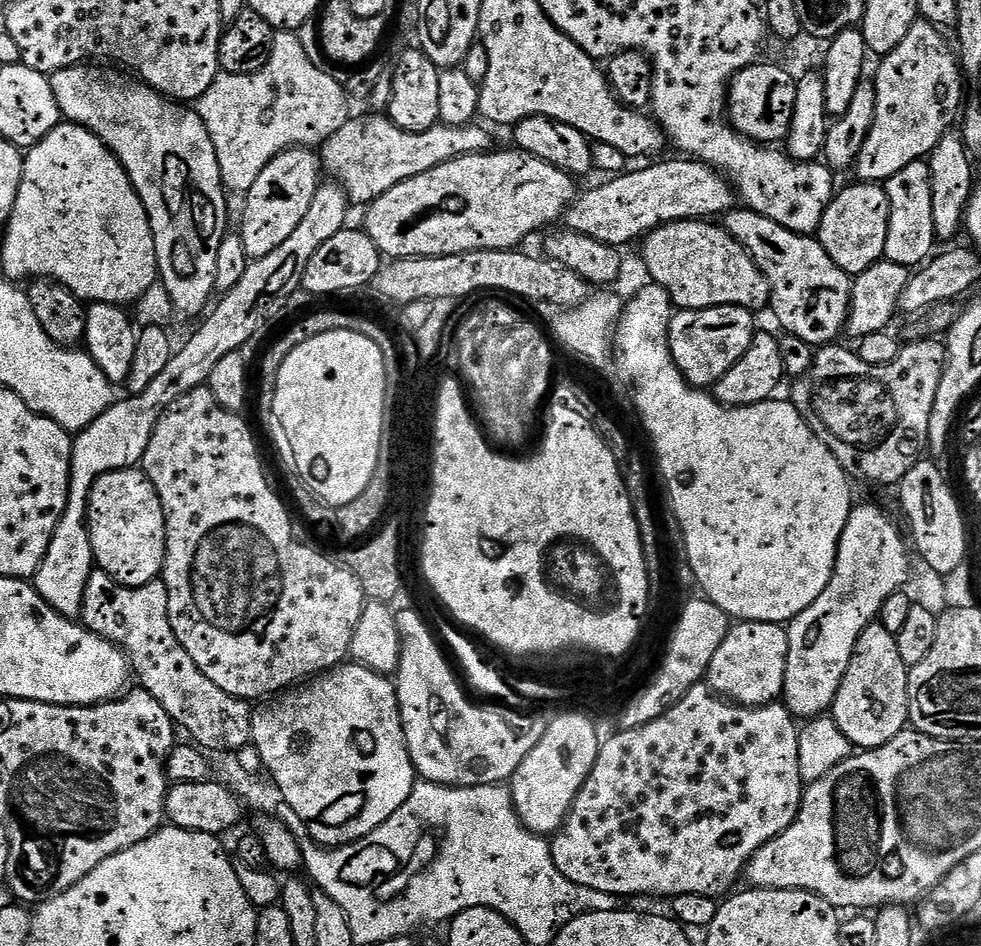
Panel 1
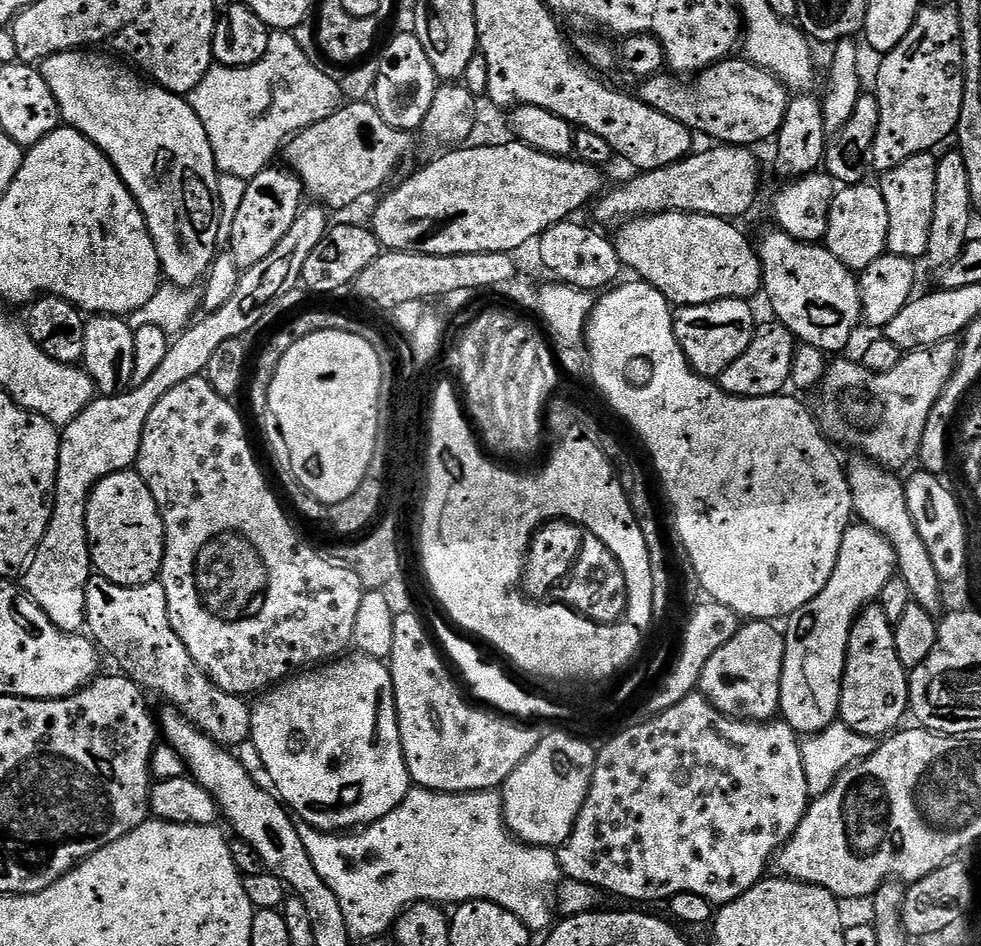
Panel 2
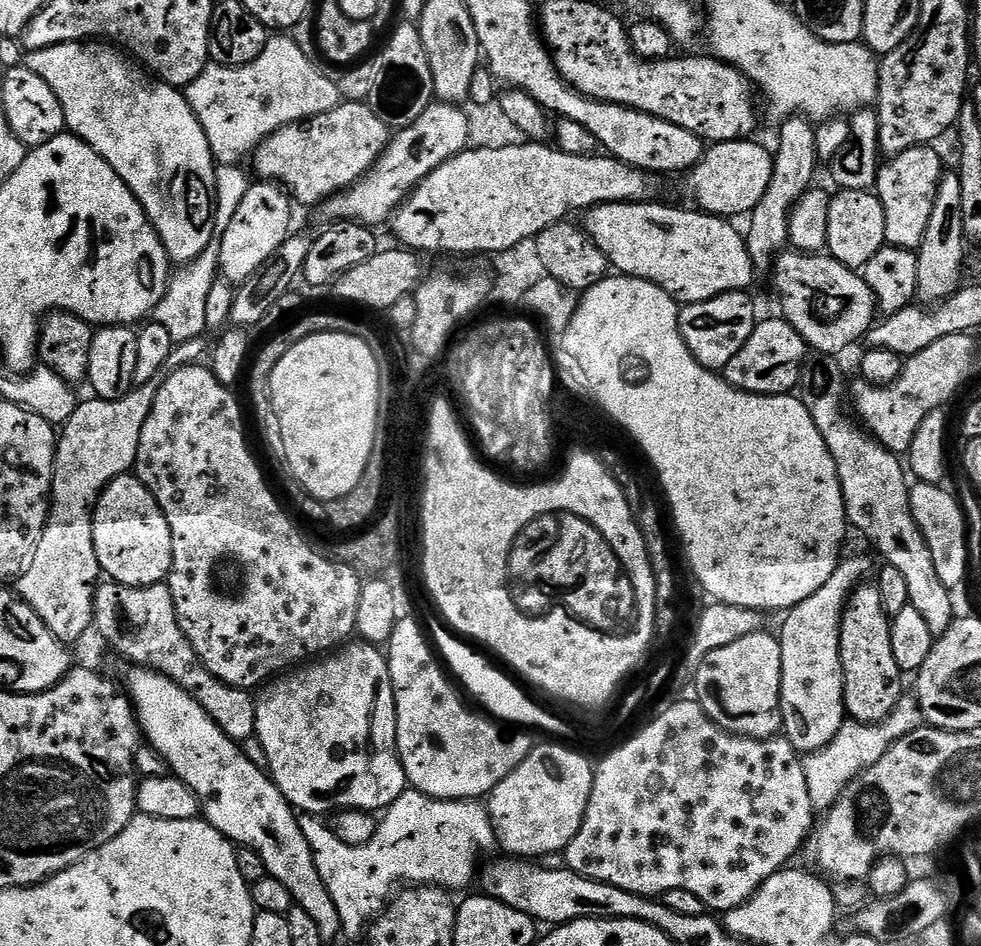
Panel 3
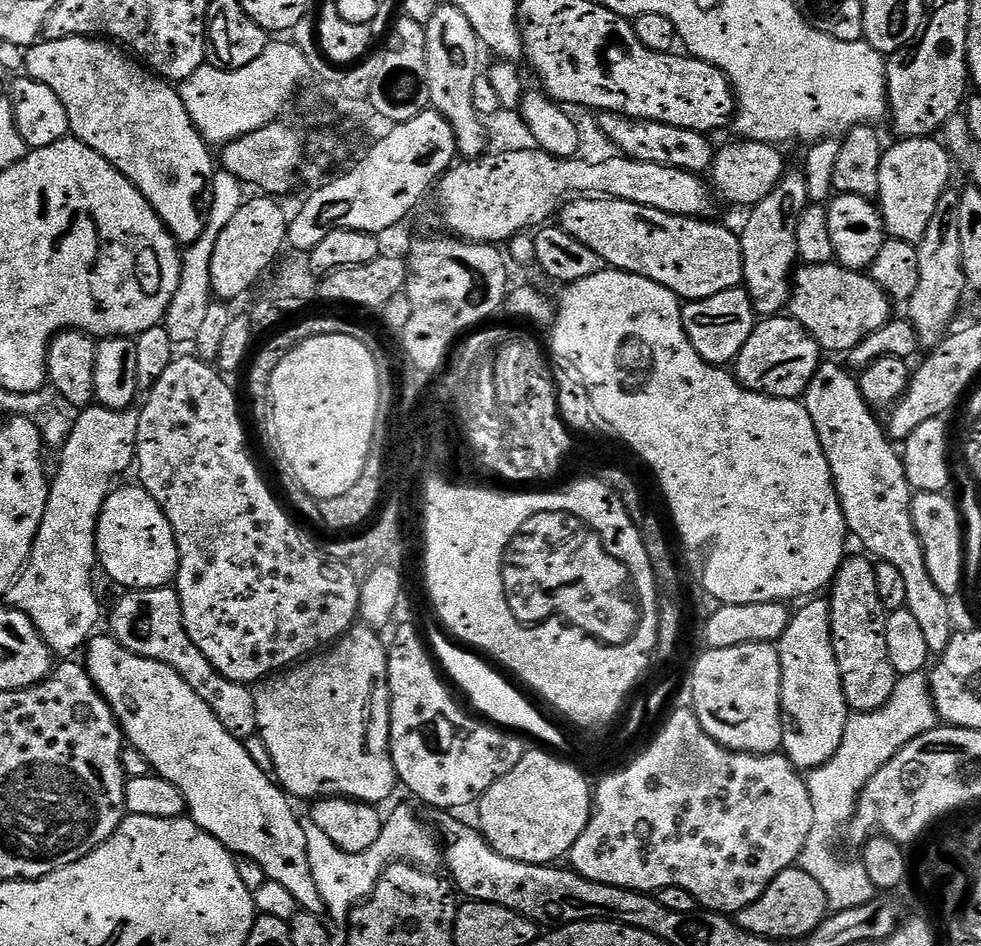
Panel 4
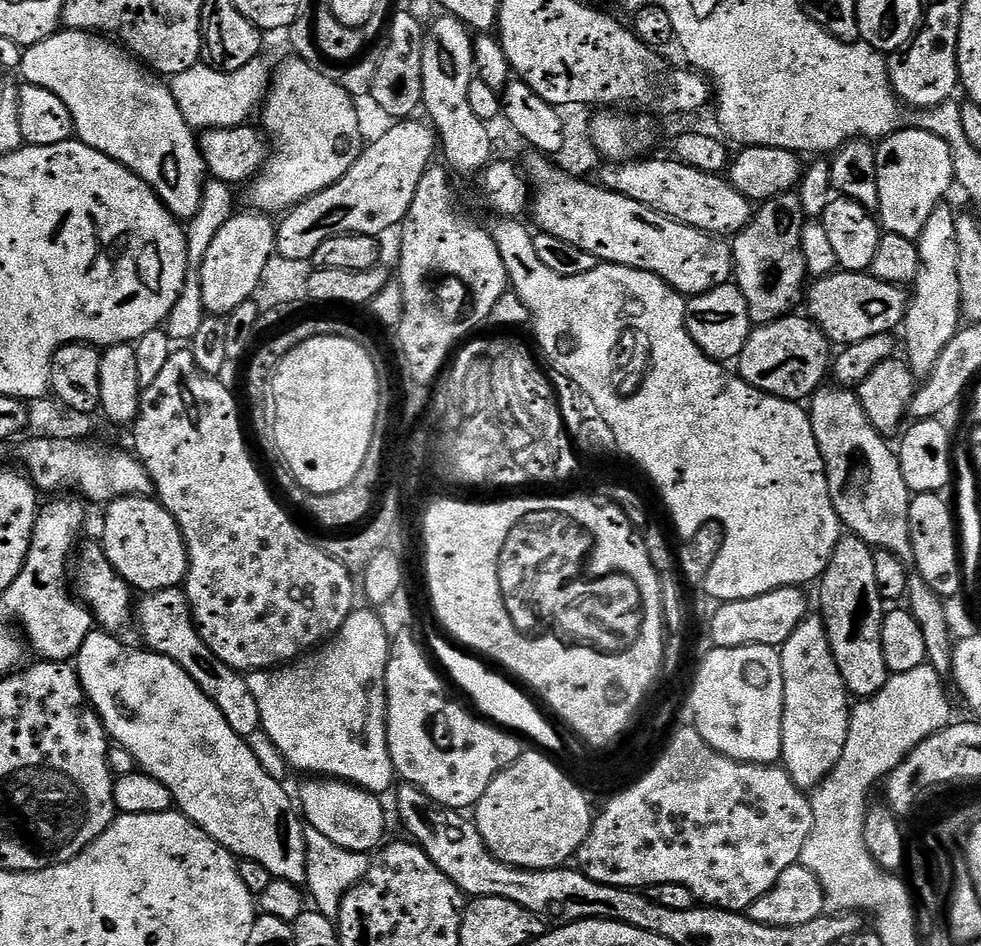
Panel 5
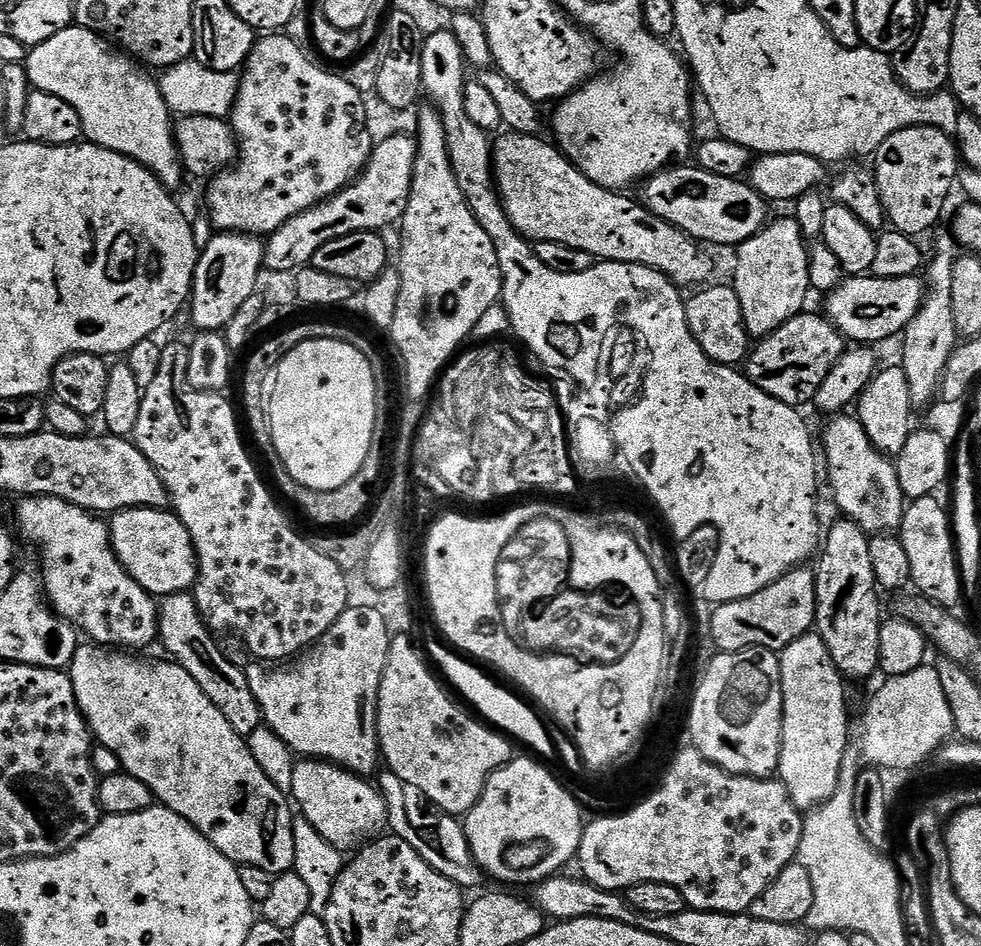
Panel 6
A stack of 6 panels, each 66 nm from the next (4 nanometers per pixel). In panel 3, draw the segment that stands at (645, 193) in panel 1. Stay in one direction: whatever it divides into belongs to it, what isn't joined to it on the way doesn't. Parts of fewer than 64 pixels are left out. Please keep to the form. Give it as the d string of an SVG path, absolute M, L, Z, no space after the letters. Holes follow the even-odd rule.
M741 138L713 143L687 173L688 188L699 211L725 218L747 217L756 209L758 202L762 202L762 194L766 194L770 186L773 153L754 141Z

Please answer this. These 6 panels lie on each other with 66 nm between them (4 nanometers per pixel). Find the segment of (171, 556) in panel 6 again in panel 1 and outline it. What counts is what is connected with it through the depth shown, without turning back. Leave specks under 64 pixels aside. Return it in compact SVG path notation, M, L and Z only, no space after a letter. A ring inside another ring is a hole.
M139 467L98 478L88 499L88 533L95 567L124 588L146 586L164 571L166 526L162 502Z

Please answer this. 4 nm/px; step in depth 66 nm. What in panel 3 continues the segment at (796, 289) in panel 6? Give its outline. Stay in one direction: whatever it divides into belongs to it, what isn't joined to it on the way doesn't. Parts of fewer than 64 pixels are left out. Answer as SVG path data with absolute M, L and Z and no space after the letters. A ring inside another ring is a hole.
M797 114L787 117L781 124L784 125L780 128L780 137L776 140L776 148L774 147L770 186L766 194L762 194L762 202L758 202L758 206L750 214L748 232L746 228L748 253L752 265L760 274L767 273L773 267L777 255L789 247L788 220L792 217L796 203L813 187L816 167L821 167L822 164L814 146L816 124L813 121Z

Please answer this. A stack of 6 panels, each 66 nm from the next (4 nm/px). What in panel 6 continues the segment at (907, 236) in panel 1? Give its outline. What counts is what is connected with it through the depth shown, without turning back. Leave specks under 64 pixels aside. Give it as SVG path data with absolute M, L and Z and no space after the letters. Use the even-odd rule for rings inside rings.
M914 126L906 130L898 130L898 134L890 134L890 138L886 138L882 146L878 146L874 160L876 160L876 164L874 163L876 181L887 223L895 231L904 232L913 238L920 238L923 232L931 233L937 227L935 224L939 222L940 215L944 212L944 203L947 202L952 187L955 189L958 184L962 161L956 151L955 139L949 133L930 126Z

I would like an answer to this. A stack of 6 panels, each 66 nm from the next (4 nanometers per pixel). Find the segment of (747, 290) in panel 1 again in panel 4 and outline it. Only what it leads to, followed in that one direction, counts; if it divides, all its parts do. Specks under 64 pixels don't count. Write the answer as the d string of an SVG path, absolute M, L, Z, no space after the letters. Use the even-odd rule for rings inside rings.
M572 198L558 212L558 226L590 246L609 269L650 278L650 282L666 286L684 302L714 298L714 294L744 283L739 235L712 222L607 198Z

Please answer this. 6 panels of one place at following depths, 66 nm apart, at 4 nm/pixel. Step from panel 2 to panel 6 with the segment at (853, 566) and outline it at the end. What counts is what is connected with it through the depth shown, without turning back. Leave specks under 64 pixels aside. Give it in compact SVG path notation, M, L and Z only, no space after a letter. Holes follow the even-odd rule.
M819 634L790 642L779 653L779 658L784 725L778 779L786 786L797 808L815 810L828 801L840 784L840 767L850 748L848 700L844 697L846 680L834 666L830 650L826 650L826 642L822 642Z

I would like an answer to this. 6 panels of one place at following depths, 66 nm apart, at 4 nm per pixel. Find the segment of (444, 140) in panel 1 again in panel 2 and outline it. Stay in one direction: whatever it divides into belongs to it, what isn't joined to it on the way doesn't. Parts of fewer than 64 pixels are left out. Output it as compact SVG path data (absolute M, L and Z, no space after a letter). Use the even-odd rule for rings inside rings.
M348 102L341 107L339 112L335 112L330 118L326 118L322 122L316 124L312 128L306 128L300 133L297 133L288 141L286 145L286 156L288 152L288 161L286 161L287 167L291 171L295 172L297 178L304 183L304 191L309 197L312 196L317 205L323 206L325 209L331 210L331 208L348 208L351 204L356 204L359 202L363 196L368 196L371 192L376 192L392 175L396 172L396 167L403 162L408 156L408 151L412 148L413 137L407 132L401 132L399 128L392 125L391 120L387 120L384 115L380 113L379 108L376 107L372 102Z

